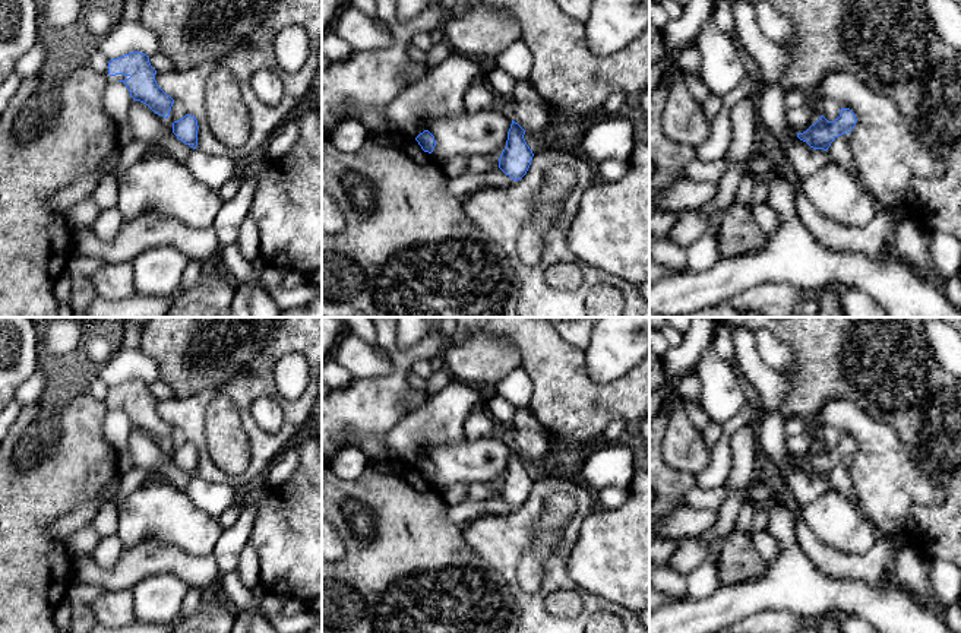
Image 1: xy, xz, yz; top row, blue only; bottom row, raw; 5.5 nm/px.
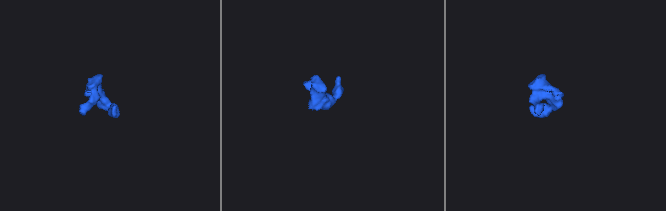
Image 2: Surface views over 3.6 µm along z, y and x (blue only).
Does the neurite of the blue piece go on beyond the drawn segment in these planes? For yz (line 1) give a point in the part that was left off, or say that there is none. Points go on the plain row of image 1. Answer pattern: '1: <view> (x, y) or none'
1: none

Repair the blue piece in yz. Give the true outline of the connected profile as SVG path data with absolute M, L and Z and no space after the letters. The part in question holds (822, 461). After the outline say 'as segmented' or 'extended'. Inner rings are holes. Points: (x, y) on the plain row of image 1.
M841 436L840 444L828 449L824 443L797 465L813 477L828 478L831 471L841 462L850 460L857 450L856 441L850 436Z | as segmented

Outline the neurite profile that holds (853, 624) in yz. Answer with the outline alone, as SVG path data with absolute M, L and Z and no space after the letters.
M850 617L838 624L841 633L881 633L870 623L857 617Z

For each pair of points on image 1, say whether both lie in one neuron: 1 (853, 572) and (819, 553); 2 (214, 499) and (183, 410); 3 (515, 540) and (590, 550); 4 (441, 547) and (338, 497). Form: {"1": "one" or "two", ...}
{"1": "one", "2": "two", "3": "two", "4": "one"}

